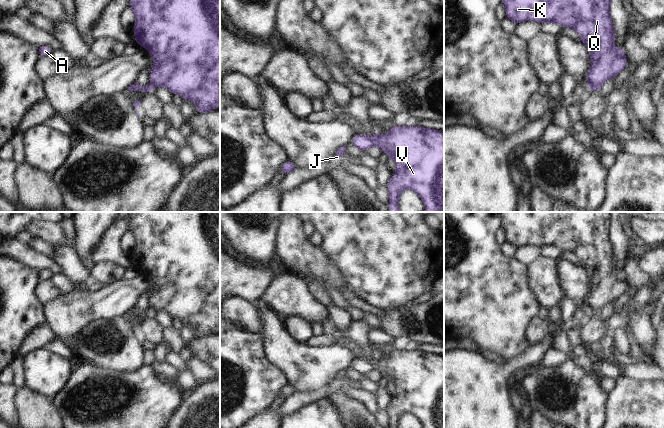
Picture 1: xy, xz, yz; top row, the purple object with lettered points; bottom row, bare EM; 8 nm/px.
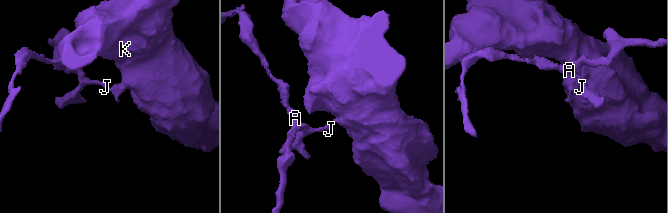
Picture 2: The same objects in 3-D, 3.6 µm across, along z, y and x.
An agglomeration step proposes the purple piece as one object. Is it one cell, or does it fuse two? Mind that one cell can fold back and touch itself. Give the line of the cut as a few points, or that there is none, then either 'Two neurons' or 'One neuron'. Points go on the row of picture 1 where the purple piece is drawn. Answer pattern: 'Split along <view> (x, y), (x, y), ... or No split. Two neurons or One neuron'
Split along xz (378, 133), (376, 145). Two neurons

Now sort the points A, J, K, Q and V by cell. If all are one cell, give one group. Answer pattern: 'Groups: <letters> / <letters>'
Groups: A J / K Q V

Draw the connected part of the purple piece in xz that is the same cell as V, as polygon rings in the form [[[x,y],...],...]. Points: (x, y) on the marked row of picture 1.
[[[393,126],[388,135],[378,133],[377,146],[395,161],[397,172],[387,188],[390,212],[400,212],[399,197],[406,189],[415,191],[424,201],[424,212],[444,212],[444,132],[420,126]]]

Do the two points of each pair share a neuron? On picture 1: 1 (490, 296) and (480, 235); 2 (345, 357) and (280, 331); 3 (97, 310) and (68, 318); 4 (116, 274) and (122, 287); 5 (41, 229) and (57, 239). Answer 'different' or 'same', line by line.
1: same
2: same
3: same
4: different
5: same

